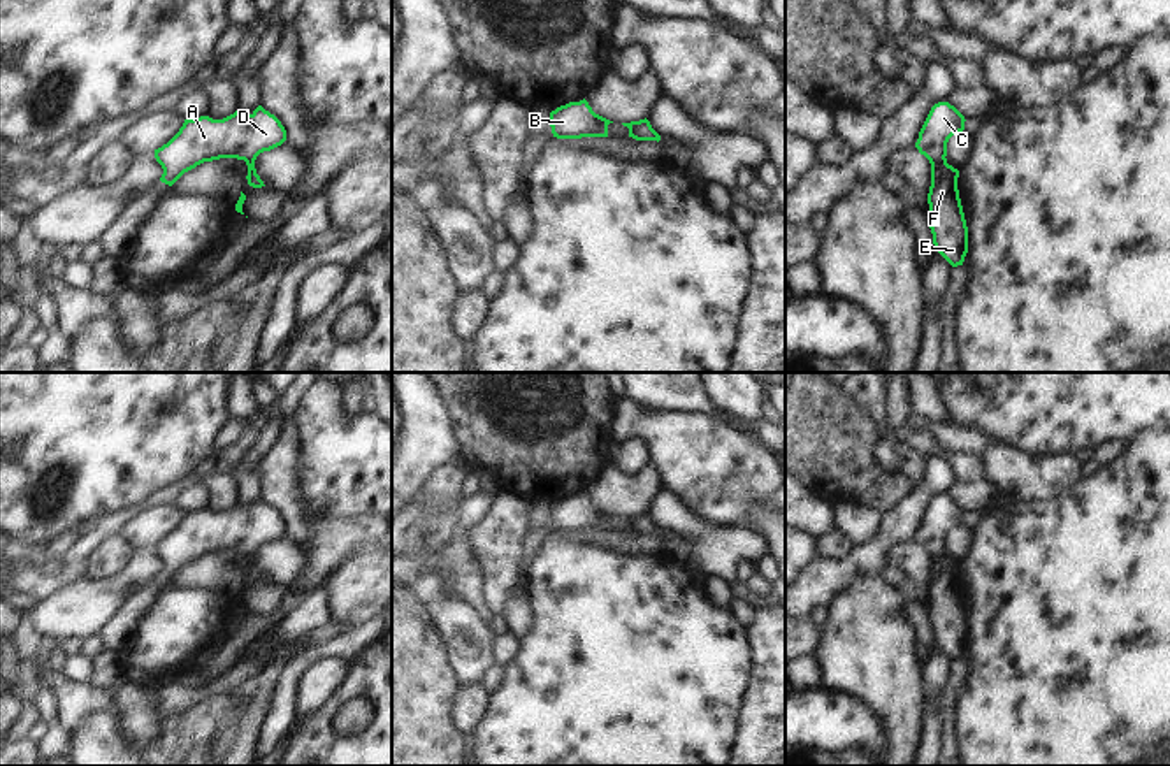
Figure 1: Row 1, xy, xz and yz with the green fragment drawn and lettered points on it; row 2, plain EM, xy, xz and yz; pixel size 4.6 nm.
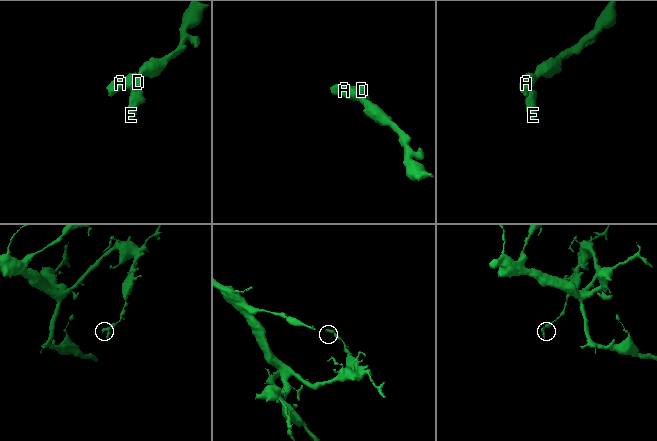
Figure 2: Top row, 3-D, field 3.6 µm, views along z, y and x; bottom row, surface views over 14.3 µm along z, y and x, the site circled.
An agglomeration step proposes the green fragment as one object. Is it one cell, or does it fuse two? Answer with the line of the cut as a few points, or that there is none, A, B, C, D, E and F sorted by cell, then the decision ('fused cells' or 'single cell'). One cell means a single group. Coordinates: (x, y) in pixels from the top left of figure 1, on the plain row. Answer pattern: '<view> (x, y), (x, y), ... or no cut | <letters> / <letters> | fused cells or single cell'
no cut | A B C D E F | single cell

